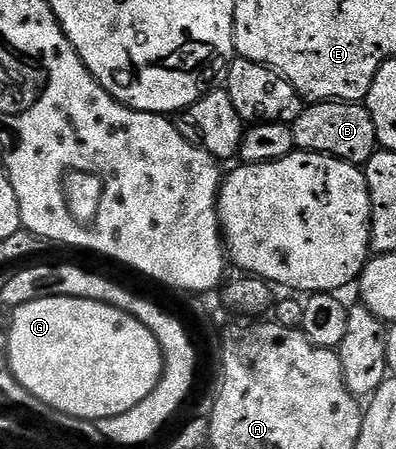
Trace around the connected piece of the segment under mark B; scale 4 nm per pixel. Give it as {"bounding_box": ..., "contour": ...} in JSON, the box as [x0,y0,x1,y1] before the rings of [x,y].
{"bounding_box":[291,101,379,167],"contour":[[[317,101],[308,104],[291,126],[291,130],[296,150],[305,153],[324,153],[360,167],[366,166],[367,160],[376,153],[379,143],[377,131],[373,127],[373,119],[369,115],[366,104],[353,101]]]}

